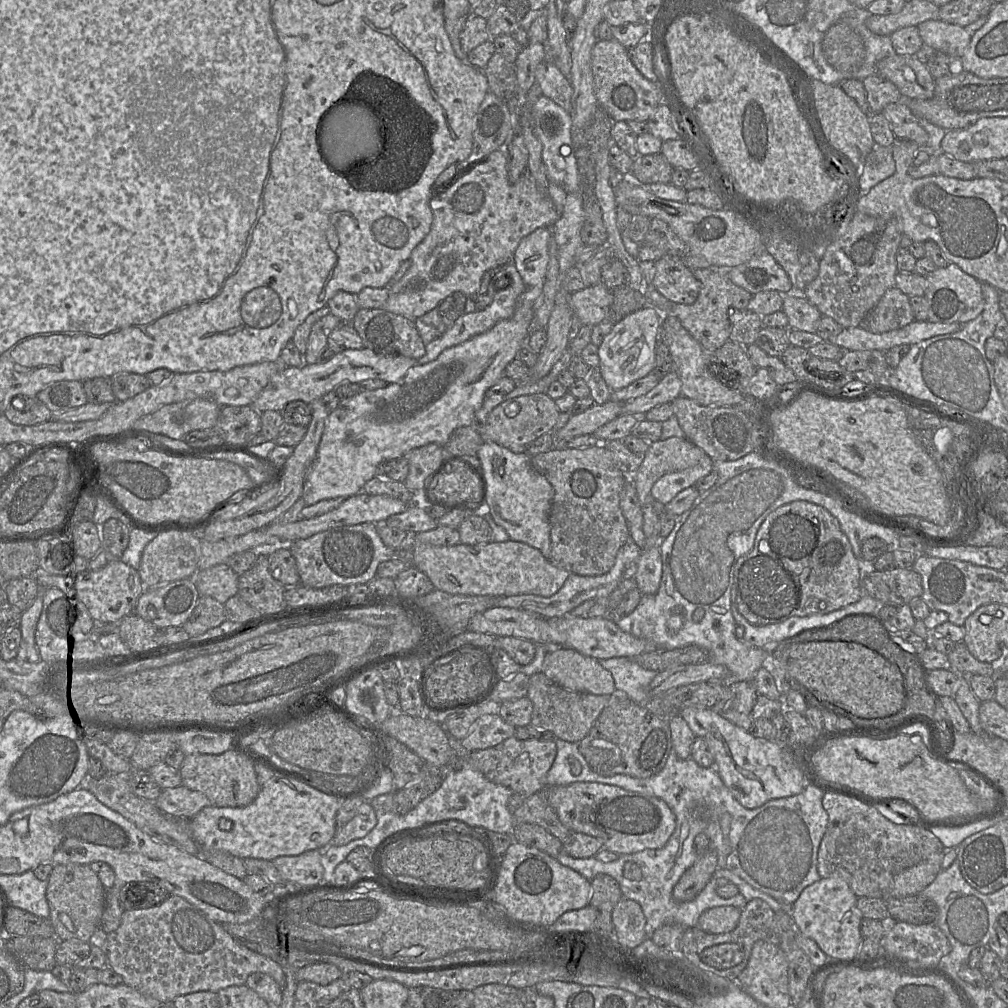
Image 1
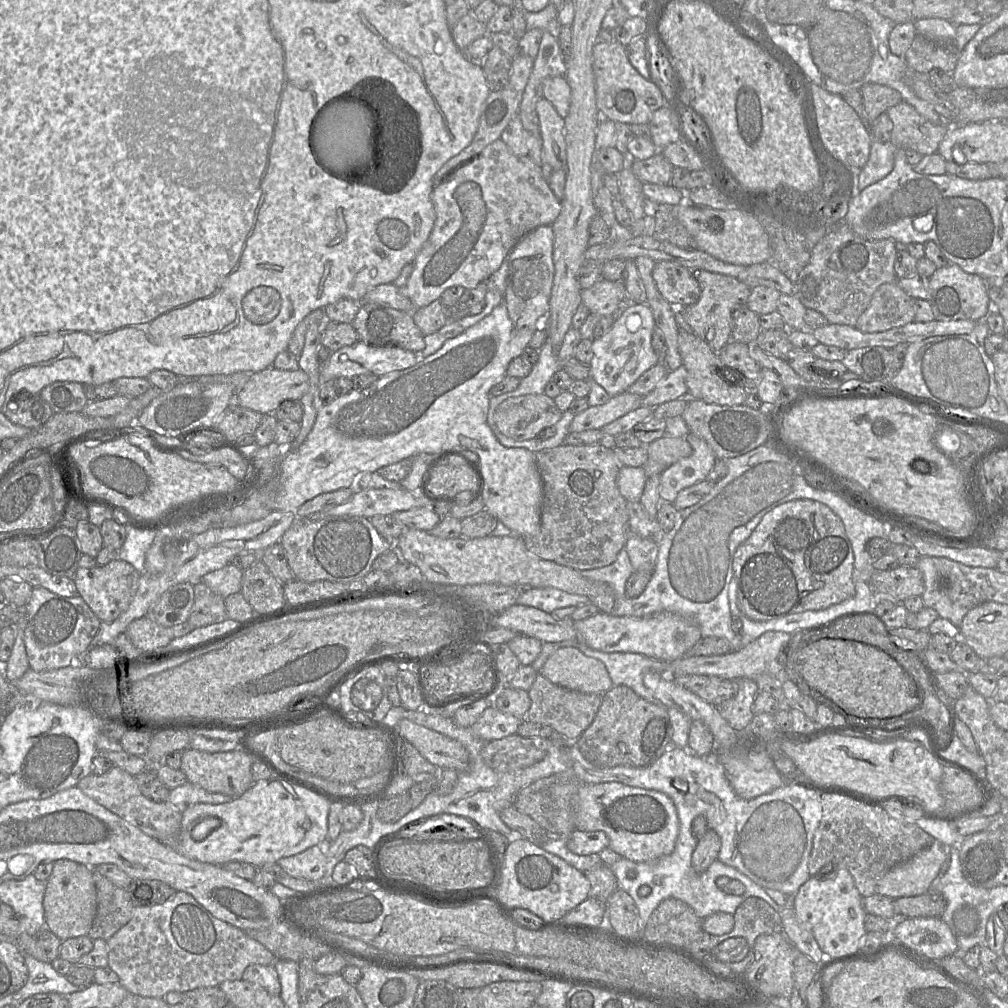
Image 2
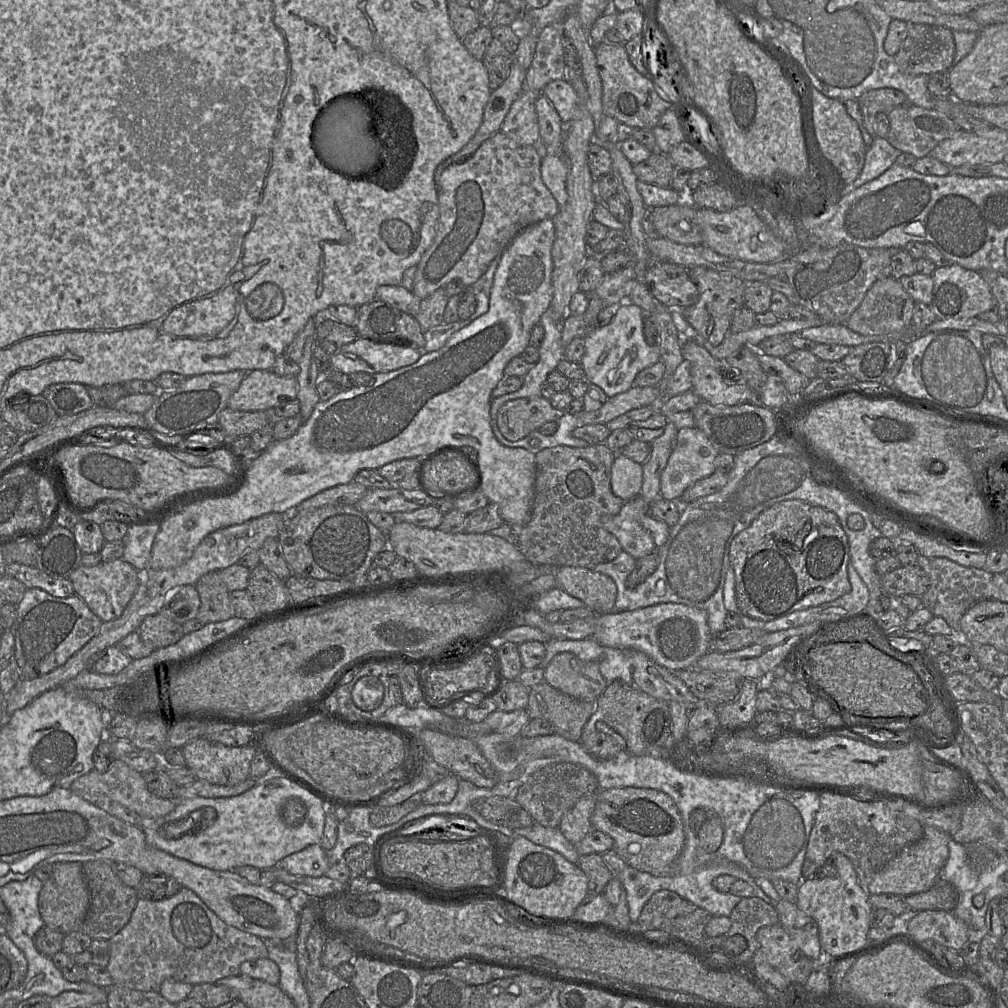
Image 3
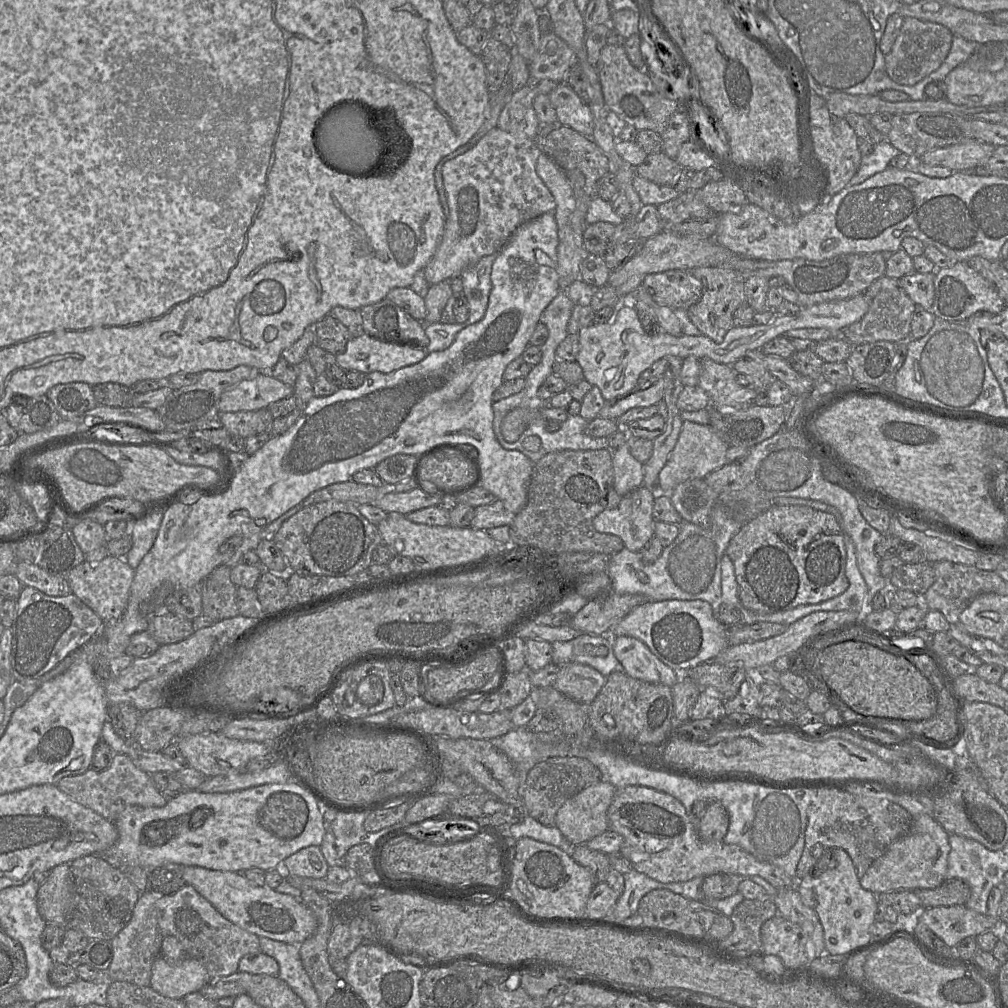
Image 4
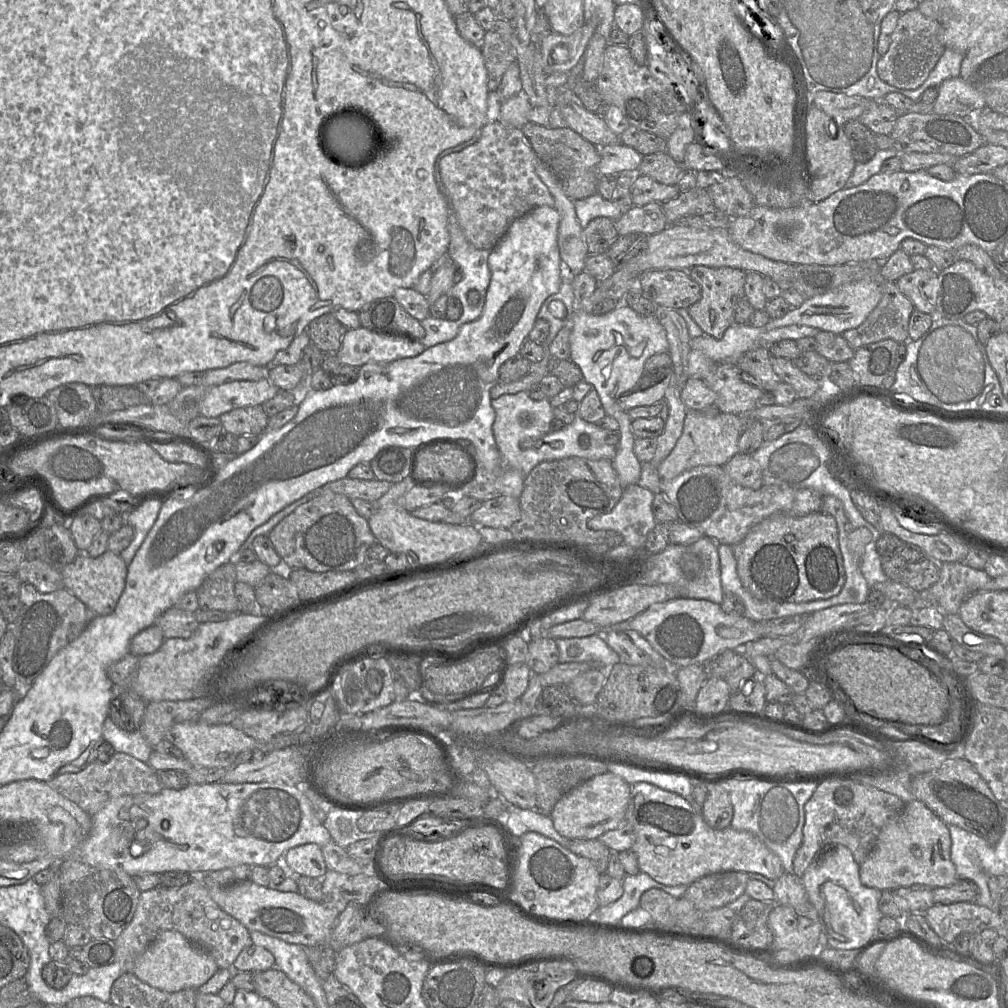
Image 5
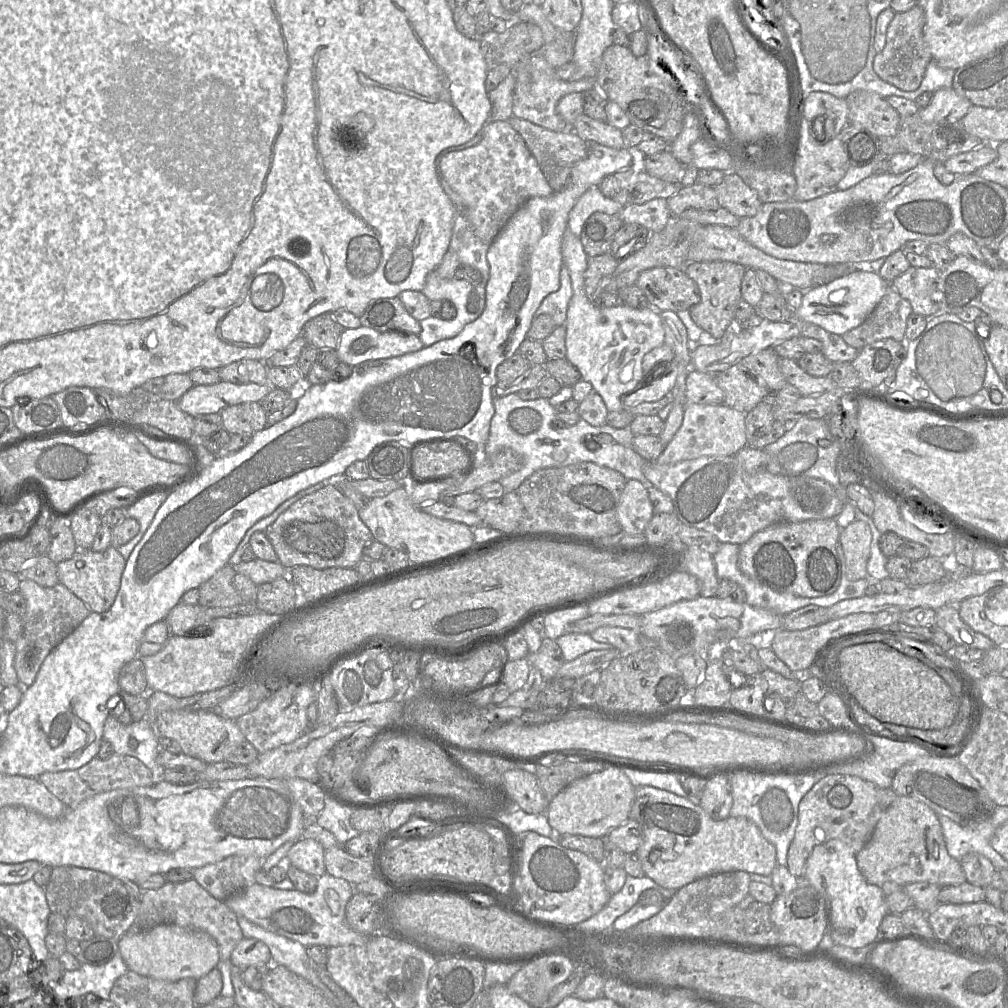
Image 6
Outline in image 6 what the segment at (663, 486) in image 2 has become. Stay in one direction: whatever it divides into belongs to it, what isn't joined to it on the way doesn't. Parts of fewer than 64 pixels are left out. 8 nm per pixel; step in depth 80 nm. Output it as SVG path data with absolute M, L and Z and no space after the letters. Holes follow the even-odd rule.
M687 403L681 427L665 446L656 463L668 465L703 456L734 456L747 446L746 414L725 404Z

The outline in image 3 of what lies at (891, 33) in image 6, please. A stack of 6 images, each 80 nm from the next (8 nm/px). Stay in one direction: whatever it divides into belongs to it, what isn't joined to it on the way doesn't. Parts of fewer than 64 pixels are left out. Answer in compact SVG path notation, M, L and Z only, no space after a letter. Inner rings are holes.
M907 23L907 35L894 60L908 75L948 72L954 65L953 31L942 26Z

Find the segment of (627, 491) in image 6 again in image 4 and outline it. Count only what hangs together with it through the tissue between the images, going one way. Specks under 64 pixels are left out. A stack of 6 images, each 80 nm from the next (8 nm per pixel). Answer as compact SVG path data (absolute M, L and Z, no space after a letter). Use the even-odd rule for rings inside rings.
M641 486L622 497L619 505L610 510L604 510L593 519L593 527L600 533L618 536L627 550L640 552L654 535L654 518L652 516L656 492Z

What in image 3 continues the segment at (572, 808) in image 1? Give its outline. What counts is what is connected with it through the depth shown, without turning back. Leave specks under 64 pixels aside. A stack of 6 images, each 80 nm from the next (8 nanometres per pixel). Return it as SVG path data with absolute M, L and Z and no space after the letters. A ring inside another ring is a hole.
M635 787L601 789L591 824L593 830L604 832L613 839L613 849L627 865L656 877L678 875L677 858L685 843L685 832L681 814L666 793Z

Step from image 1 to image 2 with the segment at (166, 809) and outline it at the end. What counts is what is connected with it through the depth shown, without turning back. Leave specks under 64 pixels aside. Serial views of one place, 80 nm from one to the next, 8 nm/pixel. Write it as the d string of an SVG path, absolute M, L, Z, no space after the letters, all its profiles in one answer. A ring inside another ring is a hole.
M190 782L170 789L167 801L183 812L188 806L196 803L220 804L233 800L238 797L231 797L221 793L205 790L199 785Z

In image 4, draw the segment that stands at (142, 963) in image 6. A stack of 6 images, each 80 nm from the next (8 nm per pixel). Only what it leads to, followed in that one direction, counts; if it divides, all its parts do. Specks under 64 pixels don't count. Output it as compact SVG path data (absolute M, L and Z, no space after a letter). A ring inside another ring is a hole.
M176 937L163 939L161 954L152 966L150 987L153 990L168 998L183 999L200 991L209 981L206 967L199 960L186 957Z

